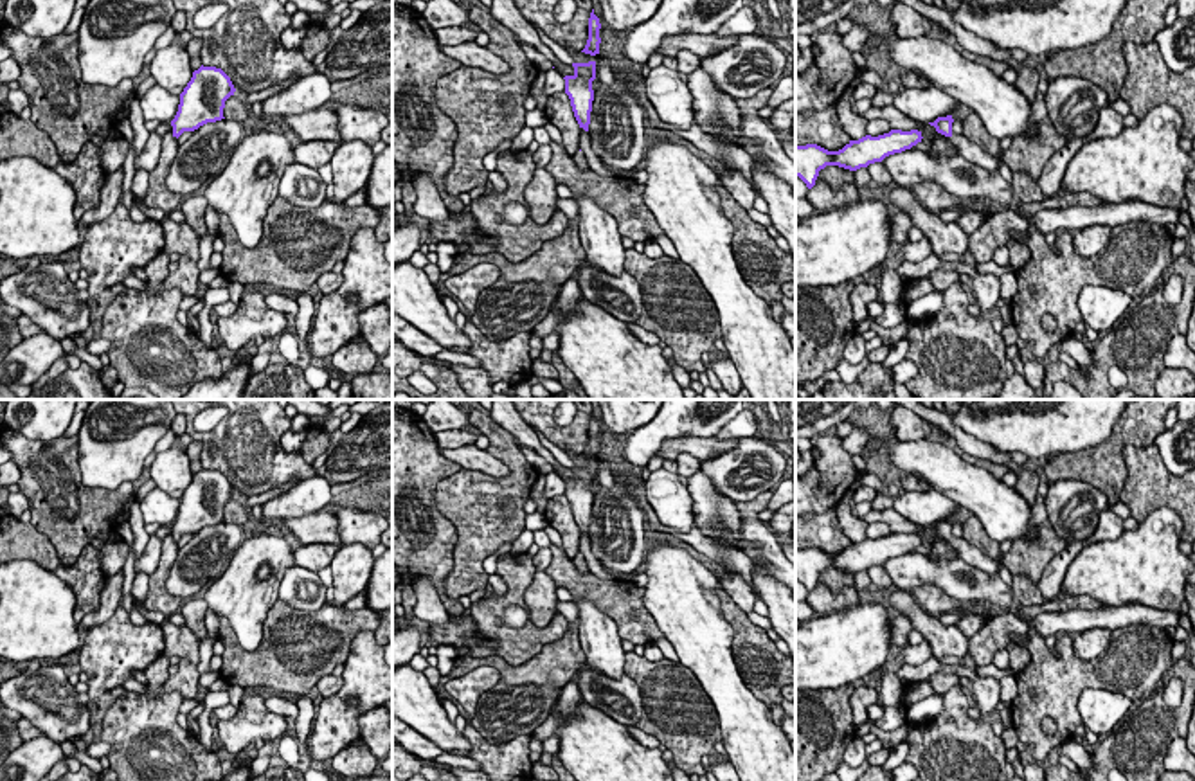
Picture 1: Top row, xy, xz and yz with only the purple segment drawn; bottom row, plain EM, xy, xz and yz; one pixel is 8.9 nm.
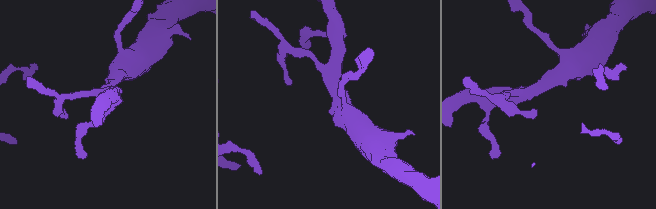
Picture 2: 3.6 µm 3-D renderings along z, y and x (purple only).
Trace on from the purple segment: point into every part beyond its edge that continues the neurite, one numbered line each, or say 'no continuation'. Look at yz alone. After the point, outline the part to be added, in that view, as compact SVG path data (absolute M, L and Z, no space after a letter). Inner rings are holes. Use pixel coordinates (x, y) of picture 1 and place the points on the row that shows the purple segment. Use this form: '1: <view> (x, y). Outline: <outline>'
1: yz (969, 150). Outline: M952 133L948 139L956 146L959 155L963 155L966 160L988 169L990 173L997 169L997 157L986 153L977 144L970 142L965 135Z

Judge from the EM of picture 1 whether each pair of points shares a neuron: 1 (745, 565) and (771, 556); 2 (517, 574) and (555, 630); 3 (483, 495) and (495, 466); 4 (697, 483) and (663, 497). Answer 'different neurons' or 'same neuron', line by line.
1: different neurons
2: same neuron
3: different neurons
4: different neurons

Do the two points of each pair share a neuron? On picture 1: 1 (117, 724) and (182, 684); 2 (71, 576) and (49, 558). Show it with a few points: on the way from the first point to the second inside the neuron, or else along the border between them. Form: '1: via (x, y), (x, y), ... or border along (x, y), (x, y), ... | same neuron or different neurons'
1: border along (170, 675), (162, 691), (184, 697) | different neurons
2: via (65, 573), (54, 564) | same neuron

